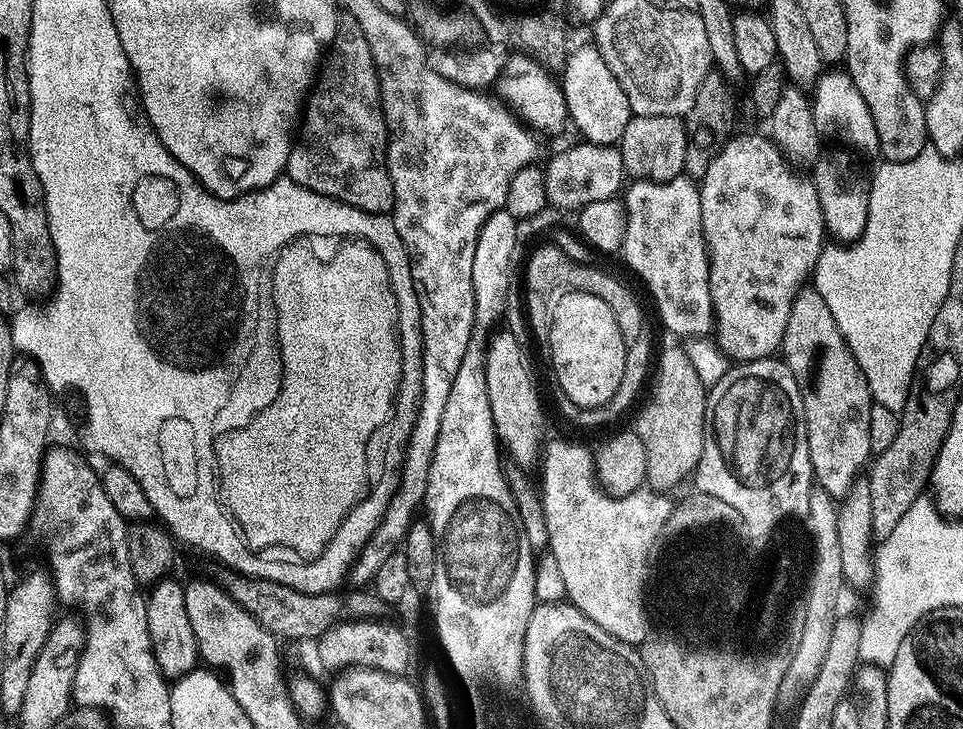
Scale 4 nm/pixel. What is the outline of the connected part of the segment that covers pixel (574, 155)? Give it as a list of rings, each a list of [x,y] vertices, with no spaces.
[[[579,143],[573,148],[562,149],[549,164],[543,165],[546,198],[553,208],[579,210],[590,206],[590,202],[611,200],[619,193],[616,191],[620,187],[625,187],[626,173],[619,147],[611,144]]]

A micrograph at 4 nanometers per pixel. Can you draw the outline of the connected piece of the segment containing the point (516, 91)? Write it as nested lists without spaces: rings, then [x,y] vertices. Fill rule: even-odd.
[[[520,54],[522,56],[512,56],[503,61],[503,68],[500,76],[494,83],[494,90],[500,95],[499,99],[533,133],[540,132],[560,132],[565,127],[569,127],[568,107],[566,106],[566,98],[564,90],[559,79],[556,80],[551,76],[553,74],[539,60],[528,54]]]

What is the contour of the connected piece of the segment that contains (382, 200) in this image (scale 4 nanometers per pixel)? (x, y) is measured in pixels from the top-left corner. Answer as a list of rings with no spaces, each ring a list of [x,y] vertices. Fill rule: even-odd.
[[[345,23],[332,39],[326,55],[318,69],[318,75],[310,89],[310,95],[306,100],[306,107],[302,112],[302,119],[298,124],[298,142],[293,143],[290,154],[288,155],[288,167],[286,169],[287,179],[298,182],[298,186],[306,186],[306,190],[314,190],[323,196],[329,196],[335,200],[346,202],[355,208],[361,208],[367,212],[379,212],[381,214],[391,213],[394,206],[394,194],[392,193],[392,183],[388,173],[388,127],[384,121],[384,108],[380,105],[380,79],[376,73],[376,63],[370,54],[370,46],[362,34],[362,30],[356,24]]]

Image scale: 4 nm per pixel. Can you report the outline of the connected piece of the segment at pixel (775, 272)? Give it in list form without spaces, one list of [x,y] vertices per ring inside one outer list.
[[[733,135],[726,146],[710,162],[710,170],[706,170],[703,180],[699,181],[700,201],[702,202],[702,230],[704,241],[708,247],[708,281],[710,282],[710,298],[712,299],[712,310],[714,313],[714,339],[725,357],[732,362],[743,362],[746,360],[763,360],[771,357],[772,352],[781,347],[786,334],[786,322],[790,318],[790,306],[794,298],[805,282],[809,279],[812,267],[818,262],[818,254],[826,247],[826,233],[824,230],[824,219],[822,218],[822,206],[818,206],[818,194],[816,187],[812,185],[811,179],[799,180],[791,172],[789,161],[780,153],[780,149],[767,135],[764,136],[740,136]]]

